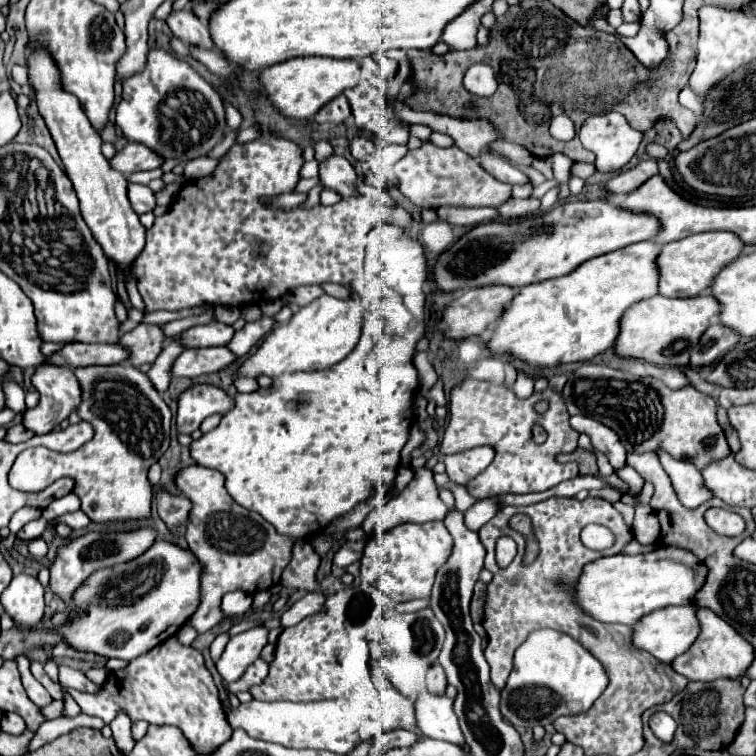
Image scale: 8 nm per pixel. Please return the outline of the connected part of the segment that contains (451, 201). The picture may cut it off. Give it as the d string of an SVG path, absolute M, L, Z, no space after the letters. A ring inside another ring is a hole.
M425 142L417 150L409 150L397 164L395 176L399 178L399 190L419 208L439 206L491 206L497 208L511 196L511 186L495 180L481 168L471 156L461 152L457 146L439 148Z

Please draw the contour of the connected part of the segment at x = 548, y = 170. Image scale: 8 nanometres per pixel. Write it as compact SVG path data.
M535 157L532 166L541 172L547 180L554 179L551 158Z

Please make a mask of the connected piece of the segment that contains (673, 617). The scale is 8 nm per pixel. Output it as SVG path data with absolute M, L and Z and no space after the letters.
M691 604L687 606L667 606L661 610L655 610L653 614L647 614L637 624L633 624L633 646L637 650L645 650L653 654L661 662L671 662L679 654L683 654L693 640L699 634L699 622L695 618L695 608Z

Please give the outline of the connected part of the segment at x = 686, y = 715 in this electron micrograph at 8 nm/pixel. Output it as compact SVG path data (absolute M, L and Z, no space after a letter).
M719 678L713 682L689 682L673 700L657 706L675 718L677 732L673 748L701 748L701 750L723 750L733 742L733 726L741 724L741 708L745 688L741 680Z

